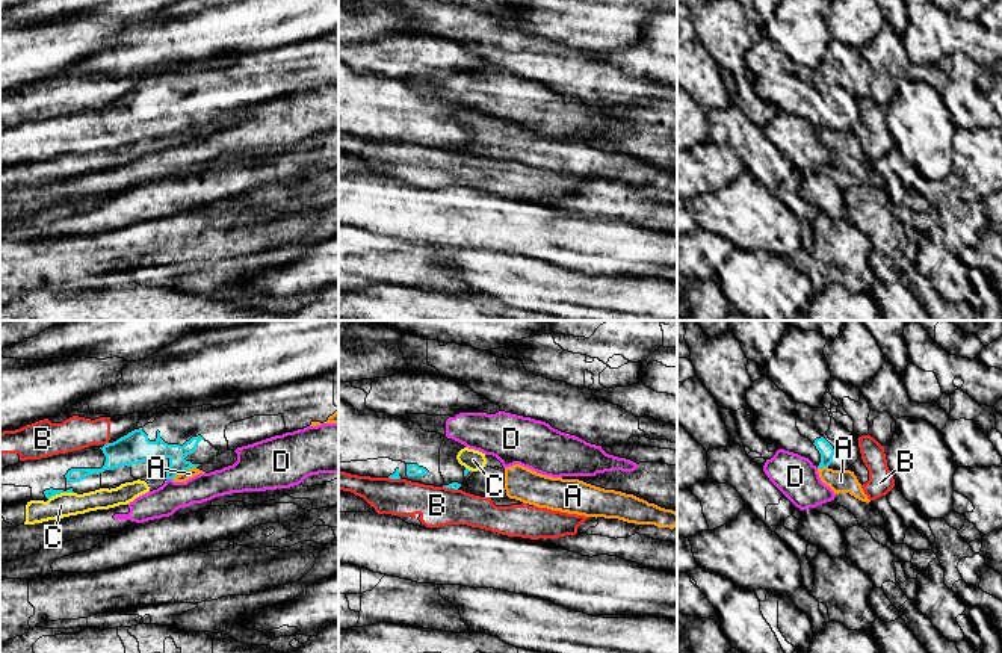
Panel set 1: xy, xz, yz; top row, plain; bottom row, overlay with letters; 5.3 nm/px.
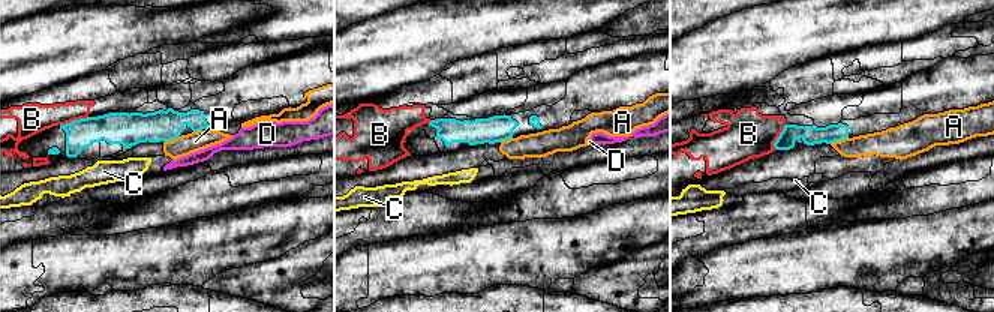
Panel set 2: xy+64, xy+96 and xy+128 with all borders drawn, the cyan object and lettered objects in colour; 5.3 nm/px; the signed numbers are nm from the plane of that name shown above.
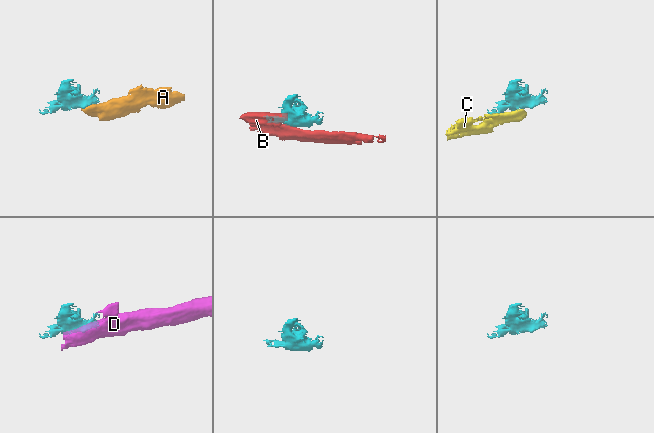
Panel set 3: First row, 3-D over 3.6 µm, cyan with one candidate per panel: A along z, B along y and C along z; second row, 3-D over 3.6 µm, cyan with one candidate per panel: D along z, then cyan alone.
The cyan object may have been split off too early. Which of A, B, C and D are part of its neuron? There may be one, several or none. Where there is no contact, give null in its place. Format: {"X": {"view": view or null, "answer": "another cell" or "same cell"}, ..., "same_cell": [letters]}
{"A": {"view": "xy", "answer": "another cell"}, "B": {"view": "xy", "answer": "another cell"}, "C": {"view": "xy", "answer": "another cell"}, "D": {"view": "xy", "answer": "another cell"}, "same_cell": []}

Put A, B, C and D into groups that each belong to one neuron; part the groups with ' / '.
A C / B / D

